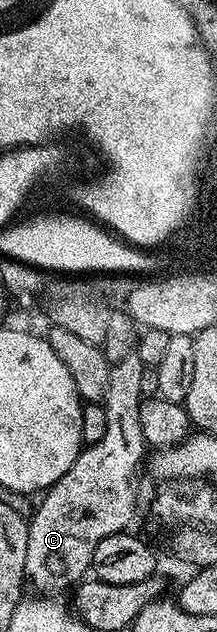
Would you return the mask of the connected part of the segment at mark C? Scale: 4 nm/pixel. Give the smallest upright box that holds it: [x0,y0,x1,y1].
[24,354,146,596]

